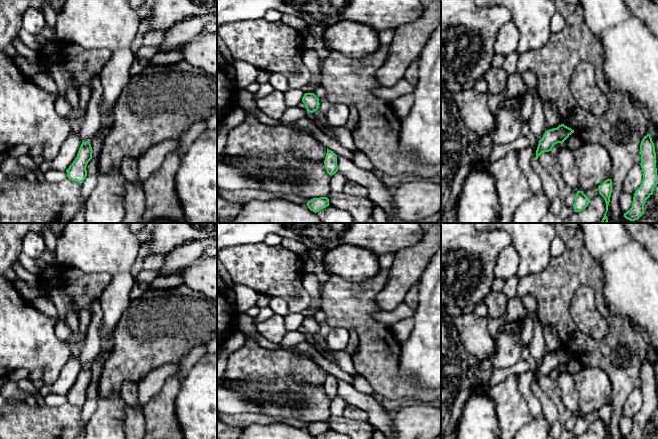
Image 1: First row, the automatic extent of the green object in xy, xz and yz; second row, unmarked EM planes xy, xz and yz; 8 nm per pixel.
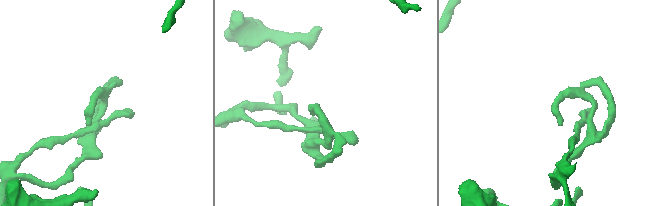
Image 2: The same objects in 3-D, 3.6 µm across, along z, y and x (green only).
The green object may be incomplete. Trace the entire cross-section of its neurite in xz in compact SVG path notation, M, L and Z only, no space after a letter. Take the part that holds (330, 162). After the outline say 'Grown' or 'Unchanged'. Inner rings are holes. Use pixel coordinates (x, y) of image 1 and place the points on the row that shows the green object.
M327 149L324 166L330 176L334 175L338 171L337 155L329 149Z. Unchanged

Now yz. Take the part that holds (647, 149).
M650 134L642 139L639 154L641 155L640 165L643 171L643 180L634 193L632 207L624 213L624 217L630 221L638 220L642 216L645 202L653 194L653 190L658 184L656 152Z. Unchanged

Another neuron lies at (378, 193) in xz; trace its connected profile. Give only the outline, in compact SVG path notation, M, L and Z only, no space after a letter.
M337 156L338 171L348 181L364 186L368 190L368 198L380 207L392 221L395 218L396 210L393 203L394 191L387 188L381 179L376 177L372 171L357 167L352 160Z

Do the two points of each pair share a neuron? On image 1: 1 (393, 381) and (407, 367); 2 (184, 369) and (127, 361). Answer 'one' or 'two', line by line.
1: two
2: two

